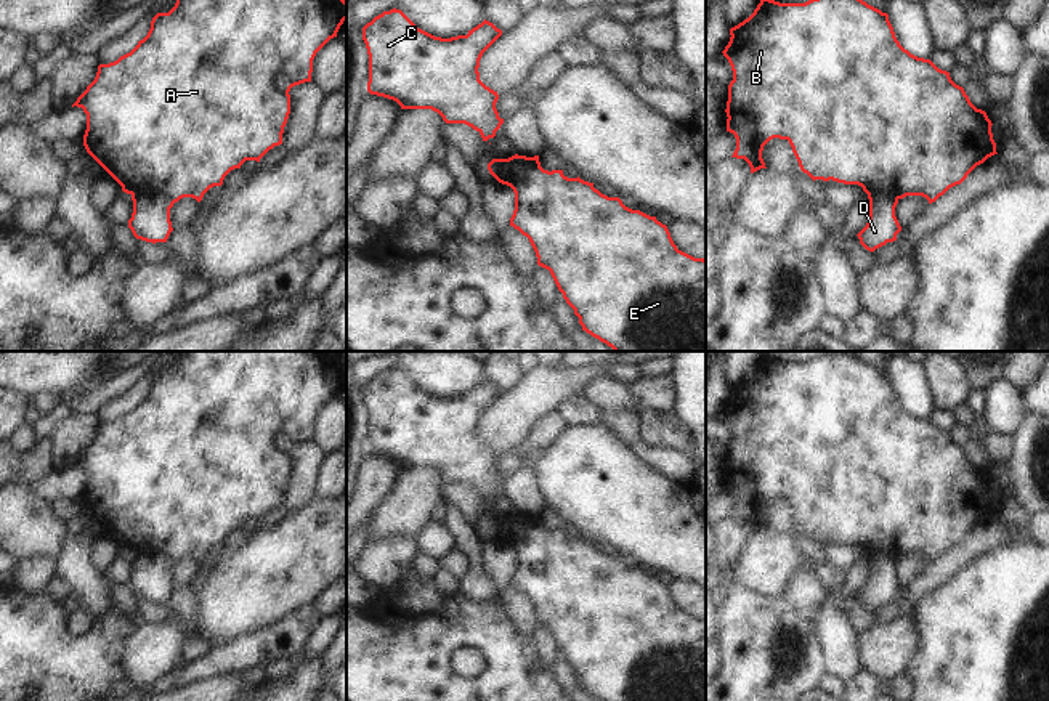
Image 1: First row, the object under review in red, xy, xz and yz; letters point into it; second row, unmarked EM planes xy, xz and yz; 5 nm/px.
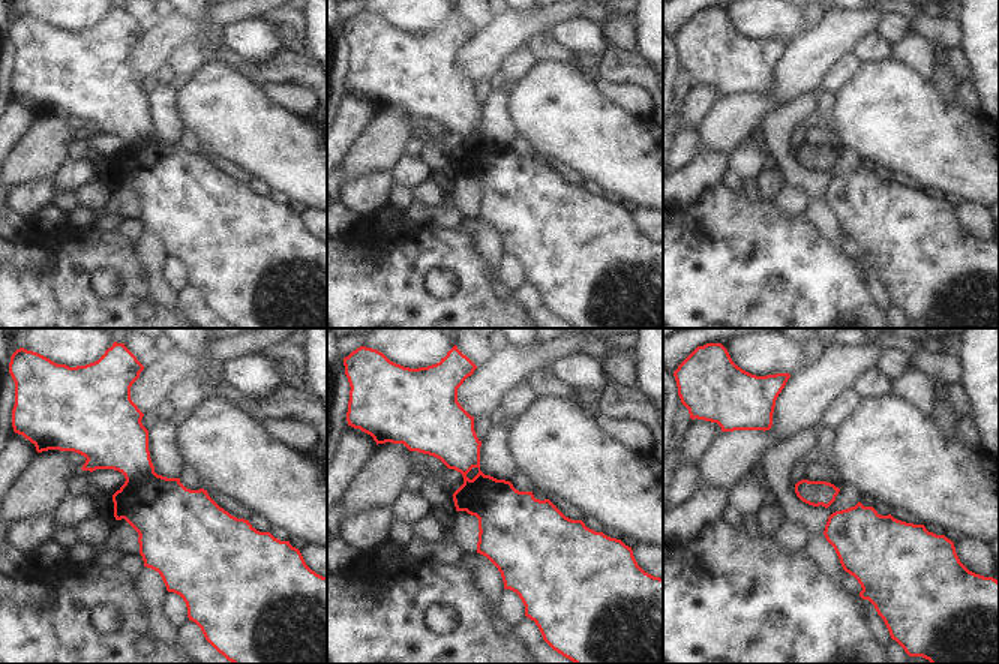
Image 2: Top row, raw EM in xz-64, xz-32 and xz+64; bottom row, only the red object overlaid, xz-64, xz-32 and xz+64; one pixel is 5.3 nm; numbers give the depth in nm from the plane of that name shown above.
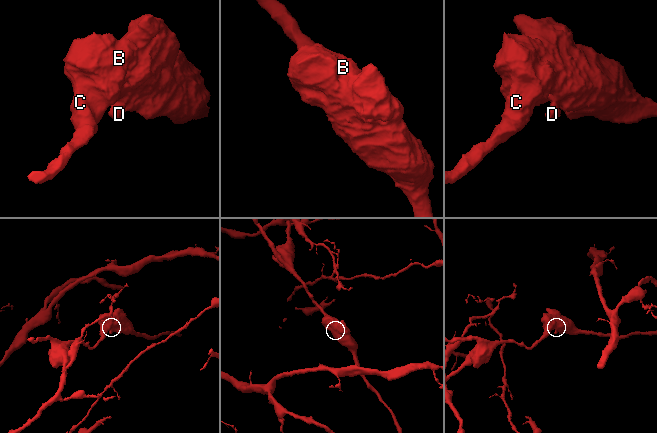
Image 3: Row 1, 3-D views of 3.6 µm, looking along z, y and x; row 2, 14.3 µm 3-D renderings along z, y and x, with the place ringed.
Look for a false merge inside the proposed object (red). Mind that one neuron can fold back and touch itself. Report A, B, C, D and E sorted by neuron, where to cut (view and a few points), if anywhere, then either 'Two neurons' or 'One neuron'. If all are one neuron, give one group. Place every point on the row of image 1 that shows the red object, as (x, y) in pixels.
Groups: A B C E / D. Split along xz (525, 161), (525, 172), (522, 175), (496, 178). Two neurons

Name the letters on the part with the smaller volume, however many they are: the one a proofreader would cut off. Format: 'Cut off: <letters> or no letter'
Cut off: D

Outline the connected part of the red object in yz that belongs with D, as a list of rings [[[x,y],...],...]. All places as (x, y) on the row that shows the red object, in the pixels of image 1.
[[[869,194],[869,218],[866,226],[857,234],[860,244],[874,252],[887,242],[897,241],[901,226],[895,217],[898,199],[892,194]]]

